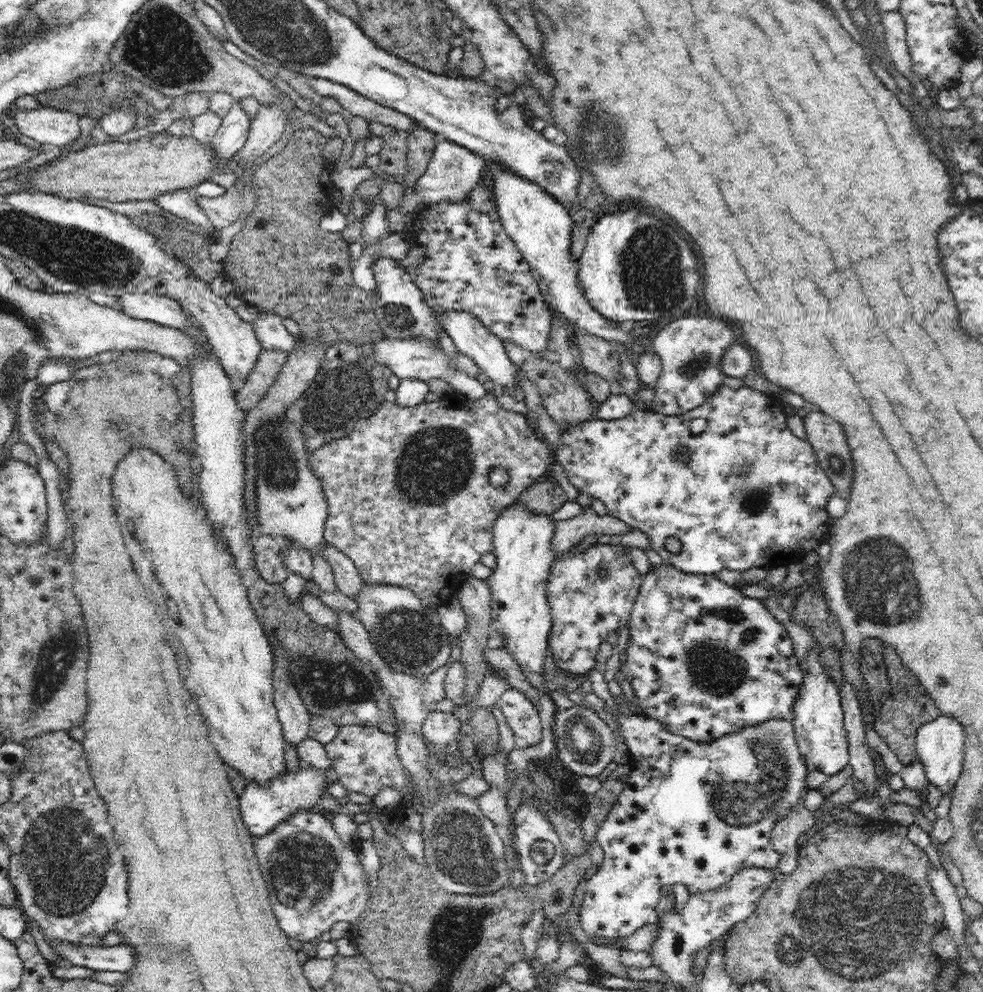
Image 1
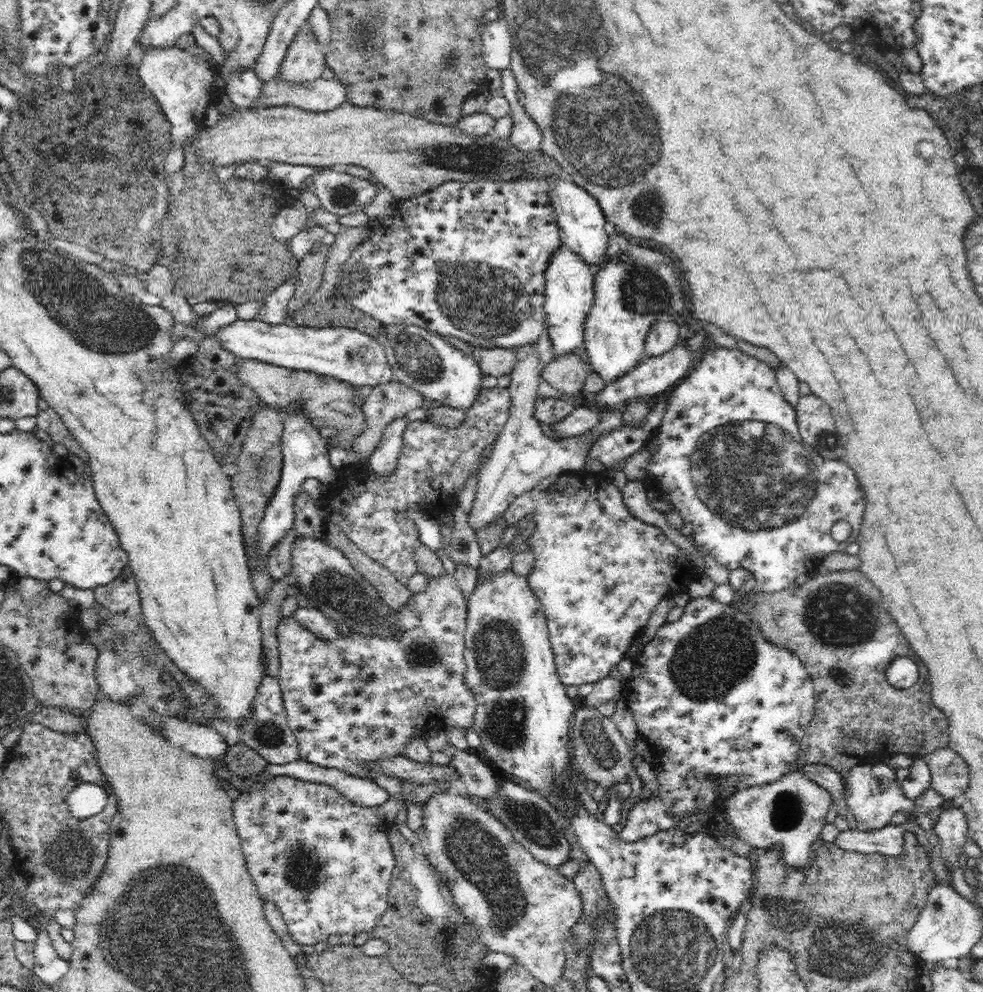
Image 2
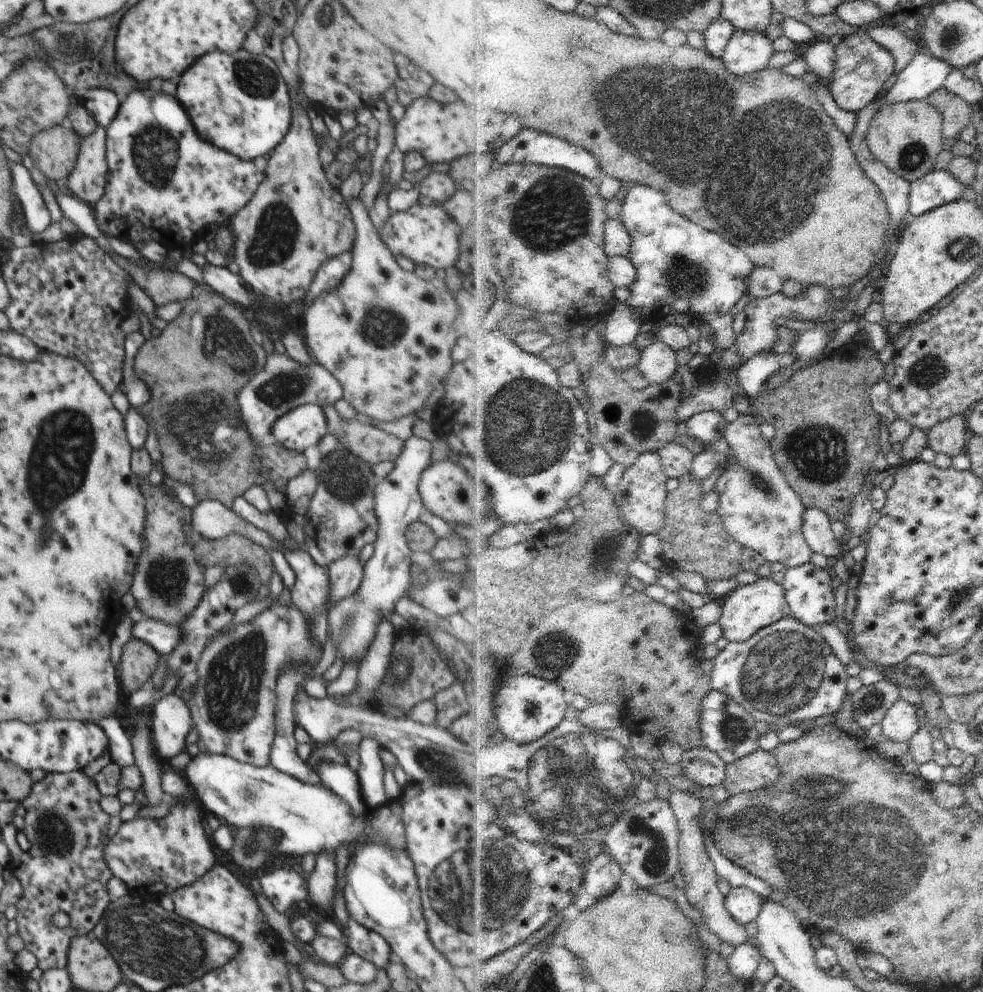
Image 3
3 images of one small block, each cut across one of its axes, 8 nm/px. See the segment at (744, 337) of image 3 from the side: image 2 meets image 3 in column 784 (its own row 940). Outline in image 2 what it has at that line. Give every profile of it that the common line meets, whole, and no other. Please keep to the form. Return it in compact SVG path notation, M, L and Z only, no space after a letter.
M278 774L274 778L261 780L258 785L254 785L246 792L240 792L238 798L233 801L232 820L248 872L252 875L261 896L271 899L277 905L287 924L288 932L296 944L314 946L324 942L330 936L344 936L344 934L350 934L355 938L361 932L368 932L375 928L376 922L386 912L389 904L389 885L397 858L394 855L394 848L389 837L389 830L393 824L386 822L384 818L380 818L378 806L366 806L354 802L352 799L346 798L339 790L323 782L310 782L309 780L294 778L289 774Z

